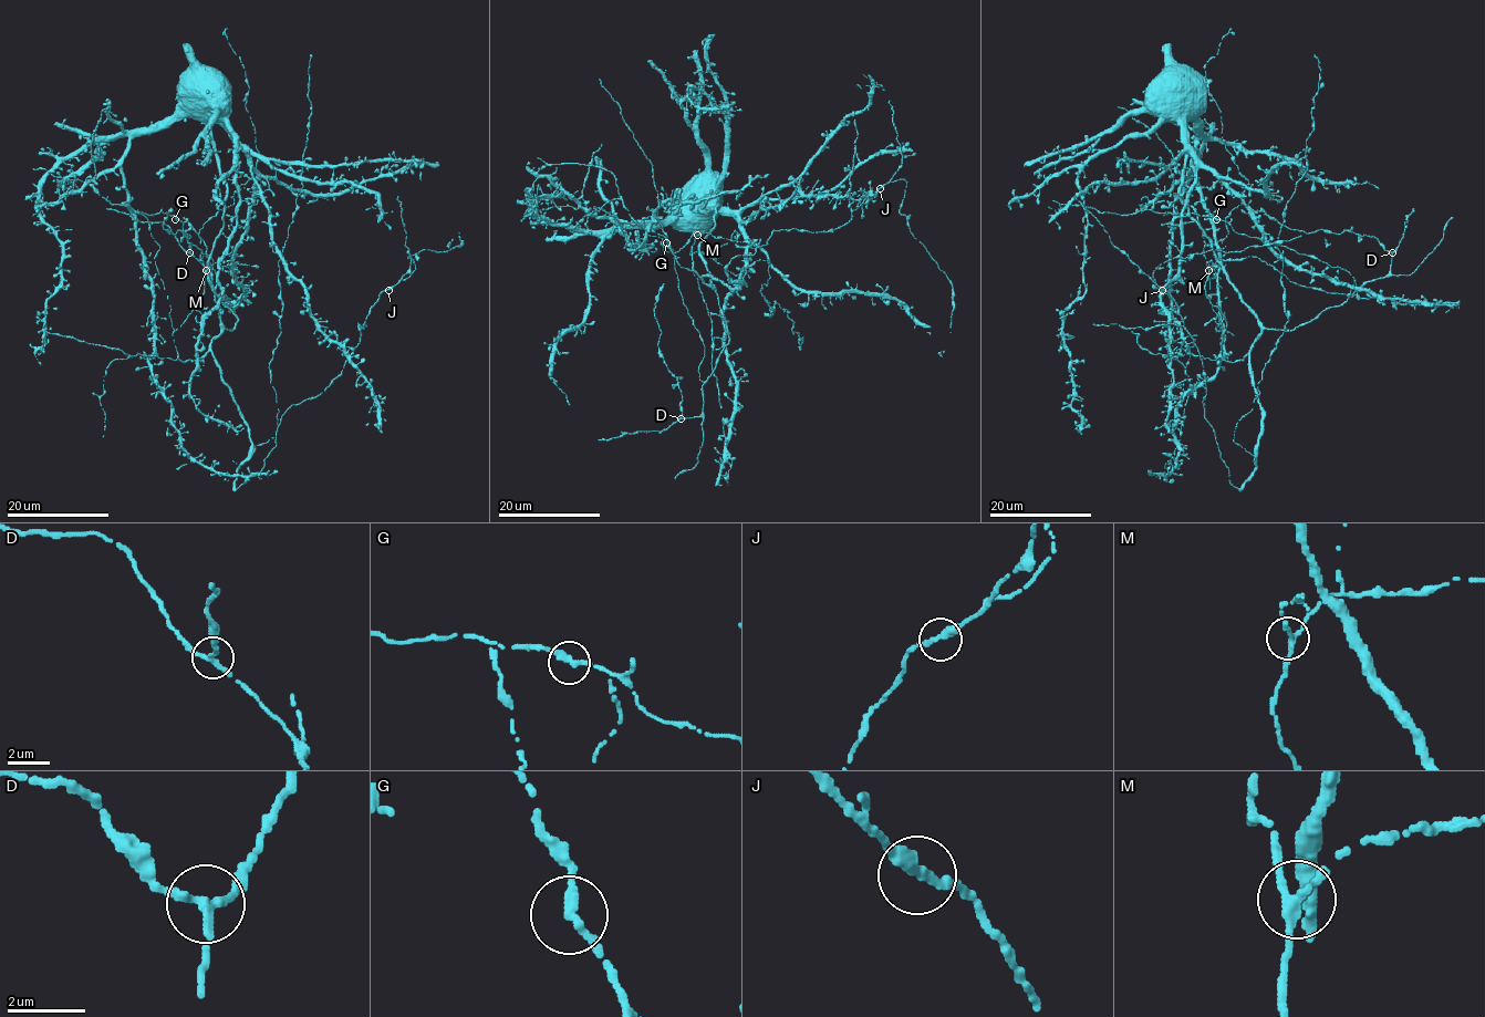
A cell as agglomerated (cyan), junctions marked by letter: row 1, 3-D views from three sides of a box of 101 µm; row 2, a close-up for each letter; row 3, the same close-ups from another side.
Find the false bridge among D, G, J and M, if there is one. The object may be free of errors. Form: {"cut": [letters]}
{"cut": ["D"]}

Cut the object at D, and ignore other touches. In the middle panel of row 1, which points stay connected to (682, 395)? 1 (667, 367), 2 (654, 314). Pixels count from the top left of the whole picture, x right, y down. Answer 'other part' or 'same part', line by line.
1: same part
2: same part

